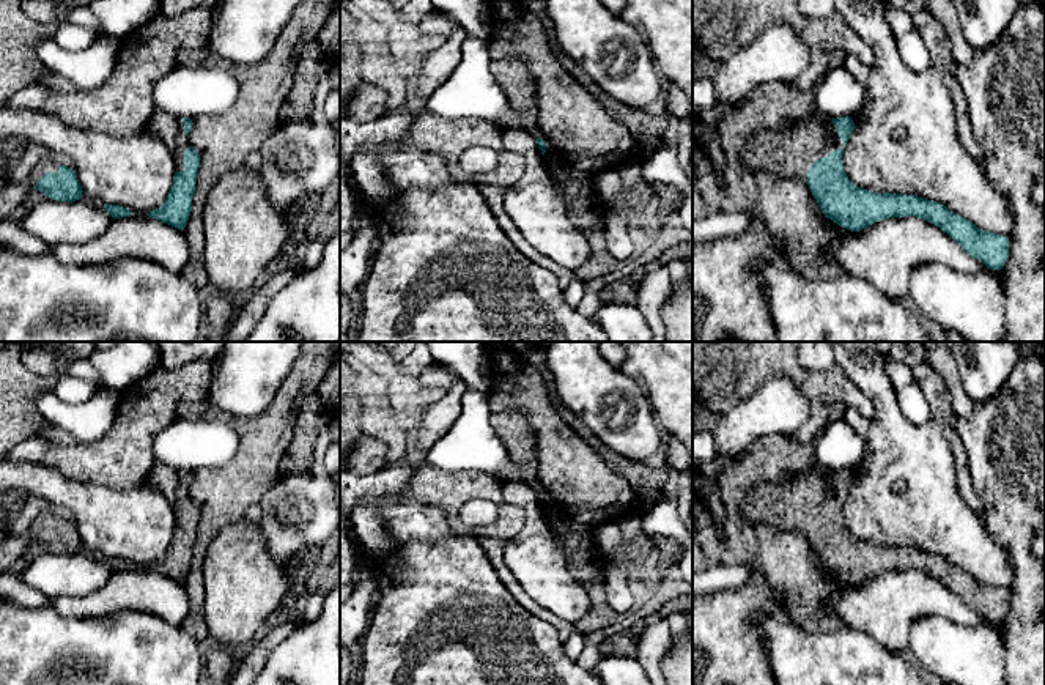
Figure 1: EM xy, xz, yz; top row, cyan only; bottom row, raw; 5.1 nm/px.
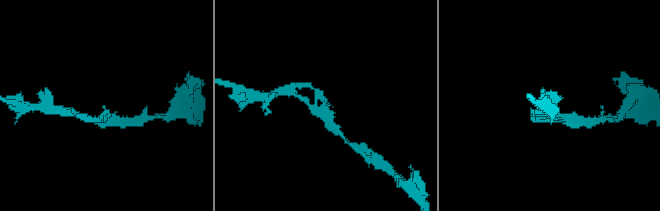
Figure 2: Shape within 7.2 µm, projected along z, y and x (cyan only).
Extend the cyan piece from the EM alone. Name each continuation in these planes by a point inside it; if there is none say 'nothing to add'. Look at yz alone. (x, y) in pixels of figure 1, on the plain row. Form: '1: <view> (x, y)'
1: yz (789, 506)

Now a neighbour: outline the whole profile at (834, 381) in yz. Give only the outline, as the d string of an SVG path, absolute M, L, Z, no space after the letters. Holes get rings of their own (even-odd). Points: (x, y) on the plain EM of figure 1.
M837 364L829 367L825 373L820 373L817 384L847 409L856 409L862 417L869 420L873 419L875 409L872 403L856 389Z

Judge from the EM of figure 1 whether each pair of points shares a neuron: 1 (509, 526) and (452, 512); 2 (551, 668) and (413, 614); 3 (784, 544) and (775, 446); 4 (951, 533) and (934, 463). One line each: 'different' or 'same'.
1: same
2: same
3: same
4: same

